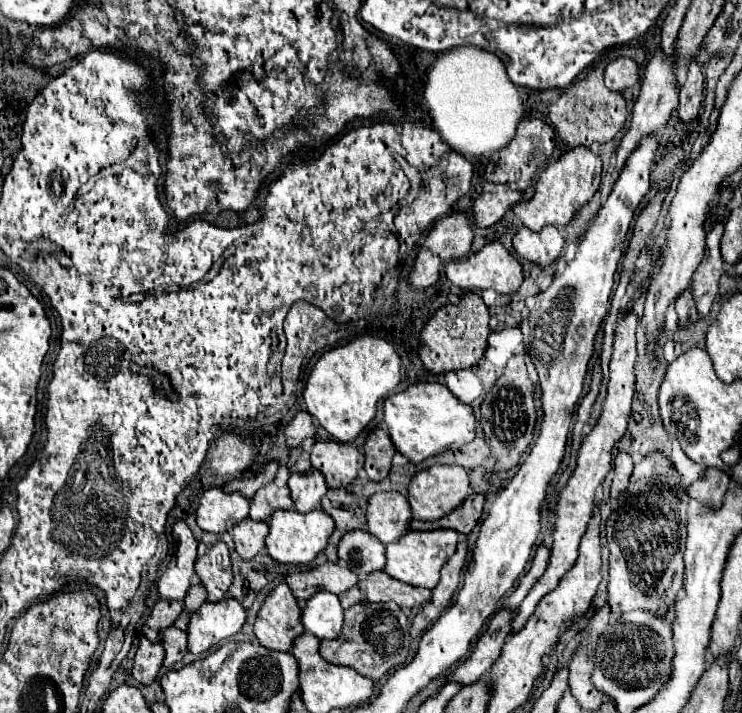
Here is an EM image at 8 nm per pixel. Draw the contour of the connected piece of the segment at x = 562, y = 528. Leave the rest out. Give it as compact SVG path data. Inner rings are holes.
M630 314L620 318L618 322L618 332L614 338L614 354L610 358L610 380L608 380L608 394L602 404L602 414L598 422L592 426L590 434L584 436L578 456L576 456L576 468L572 470L566 486L558 494L558 502L554 506L556 512L556 522L554 522L554 542L552 542L552 554L550 554L550 564L544 572L544 576L534 584L534 588L528 592L528 596L522 600L518 608L518 618L514 618L514 626L510 634L516 634L524 624L526 618L534 612L536 604L544 594L554 590L560 582L560 578L574 566L578 558L578 546L580 540L586 532L588 520L592 518L592 508L594 508L594 498L596 498L596 488L602 484L606 474L610 472L612 464L612 448L614 444L624 436L628 420L630 420L630 404L634 396L634 360L636 360L636 324L638 320Z

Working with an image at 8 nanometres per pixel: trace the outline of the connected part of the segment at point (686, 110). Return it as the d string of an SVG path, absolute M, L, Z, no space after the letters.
M692 60L688 68L688 78L680 86L680 106L678 106L680 120L690 122L692 118L696 118L702 106L702 98L704 98L704 74L698 62Z

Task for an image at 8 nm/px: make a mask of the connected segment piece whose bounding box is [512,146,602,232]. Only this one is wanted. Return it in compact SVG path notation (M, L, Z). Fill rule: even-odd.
M578 146L568 152L564 152L556 162L550 162L536 180L534 196L526 202L518 202L512 210L516 218L528 226L530 230L542 230L548 224L554 224L558 228L564 228L572 218L574 212L584 206L598 190L600 186L600 174L602 174L602 162L598 154L592 154L590 148Z

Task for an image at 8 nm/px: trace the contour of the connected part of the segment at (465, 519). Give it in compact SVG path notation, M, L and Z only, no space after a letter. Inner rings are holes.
M470 494L458 510L452 510L448 516L440 518L438 522L418 522L410 520L410 530L438 530L438 528L452 528L464 536L470 534L470 530L476 526L480 518L480 510L484 504L484 496Z

